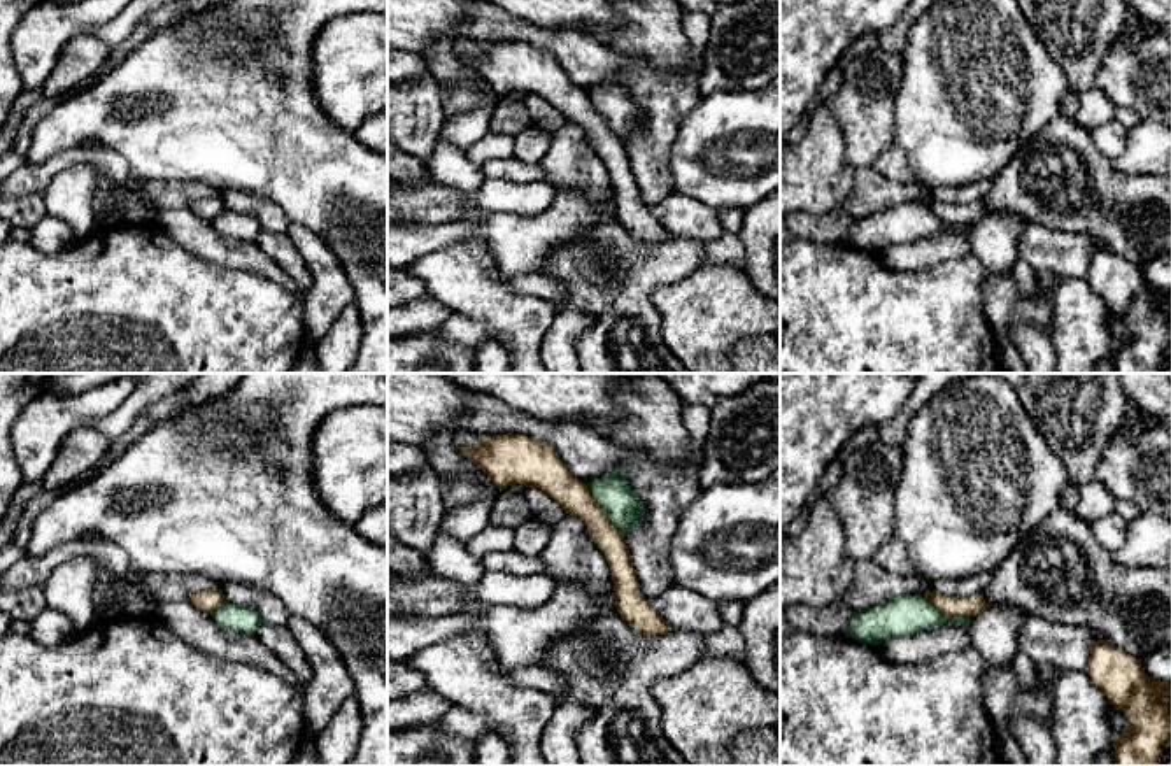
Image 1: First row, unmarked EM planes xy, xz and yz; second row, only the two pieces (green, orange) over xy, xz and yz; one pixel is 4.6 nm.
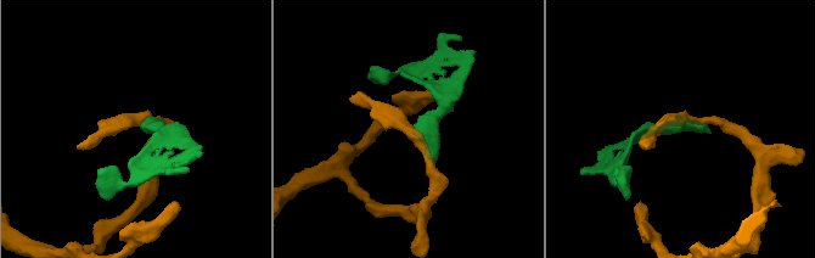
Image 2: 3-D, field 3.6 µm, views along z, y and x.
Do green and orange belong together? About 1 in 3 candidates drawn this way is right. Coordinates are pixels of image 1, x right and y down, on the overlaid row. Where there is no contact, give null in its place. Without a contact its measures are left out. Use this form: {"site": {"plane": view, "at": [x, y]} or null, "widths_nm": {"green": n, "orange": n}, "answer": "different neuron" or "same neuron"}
{"site": {"plane": "xz", "at": [603, 510]}, "widths_nm": {"green": 170, "orange": 150}, "answer": "different neuron"}

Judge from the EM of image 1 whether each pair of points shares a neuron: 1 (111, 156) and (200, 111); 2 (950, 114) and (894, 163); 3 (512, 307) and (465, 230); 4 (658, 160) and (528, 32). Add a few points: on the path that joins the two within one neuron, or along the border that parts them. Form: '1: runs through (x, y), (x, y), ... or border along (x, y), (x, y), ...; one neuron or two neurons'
1: border along (100, 144), (114, 149), (127, 162), (134, 176); two neurons
2: border along (894, 141), (903, 151), (915, 179); two neurons
3: border along (432, 253), (463, 241), (479, 241), (498, 269); two neurons
4: runs through (660, 113), (621, 63), (575, 53); one neuron

